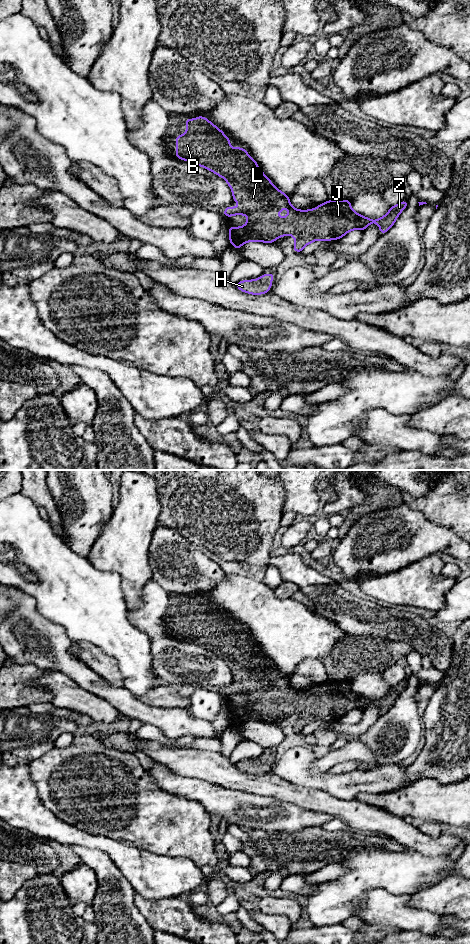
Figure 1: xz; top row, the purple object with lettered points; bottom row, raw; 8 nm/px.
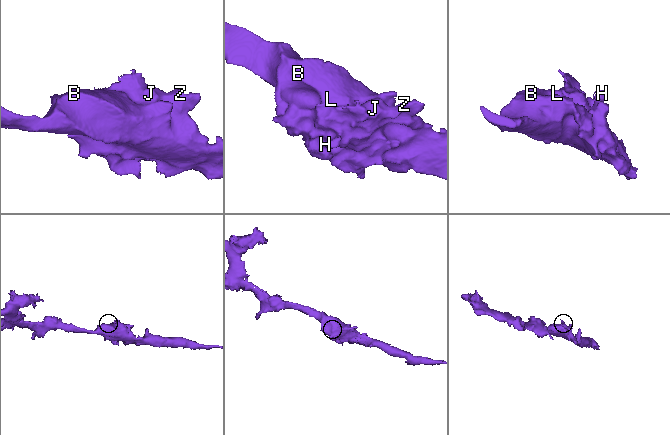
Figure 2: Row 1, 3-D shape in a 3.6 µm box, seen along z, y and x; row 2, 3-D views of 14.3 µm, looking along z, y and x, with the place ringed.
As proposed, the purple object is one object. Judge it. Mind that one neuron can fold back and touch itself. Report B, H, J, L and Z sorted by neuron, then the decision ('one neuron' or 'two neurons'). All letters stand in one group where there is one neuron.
groups B H J L Z; one neuron

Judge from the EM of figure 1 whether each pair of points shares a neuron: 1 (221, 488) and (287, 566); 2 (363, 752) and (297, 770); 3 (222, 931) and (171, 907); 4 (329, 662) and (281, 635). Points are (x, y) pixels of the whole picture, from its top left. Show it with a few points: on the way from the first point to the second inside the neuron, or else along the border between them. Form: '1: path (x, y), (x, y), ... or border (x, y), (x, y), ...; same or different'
1: path (231, 510), (248, 539), (265, 556); same
2: border (310, 769), (313, 772), (328, 770); different
3: path (209, 931), (195, 929), (184, 920); same
4: border (338, 640), (332, 651), (323, 661); different

